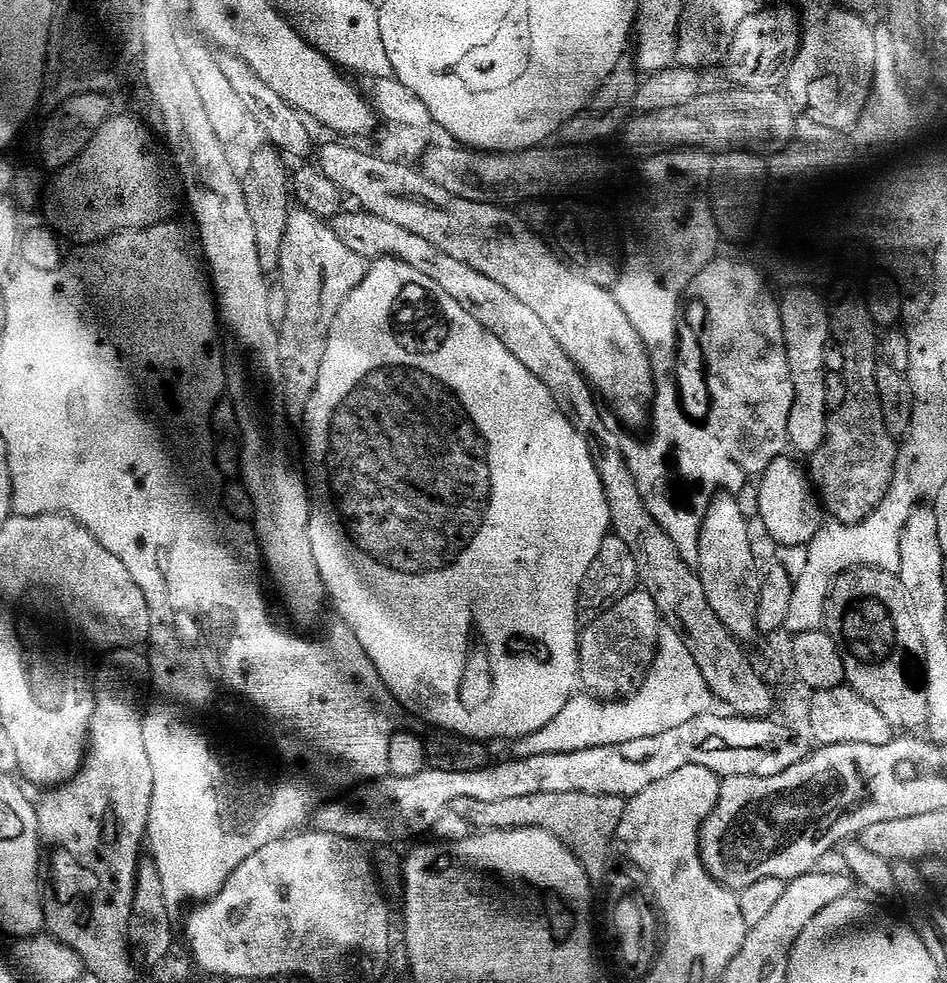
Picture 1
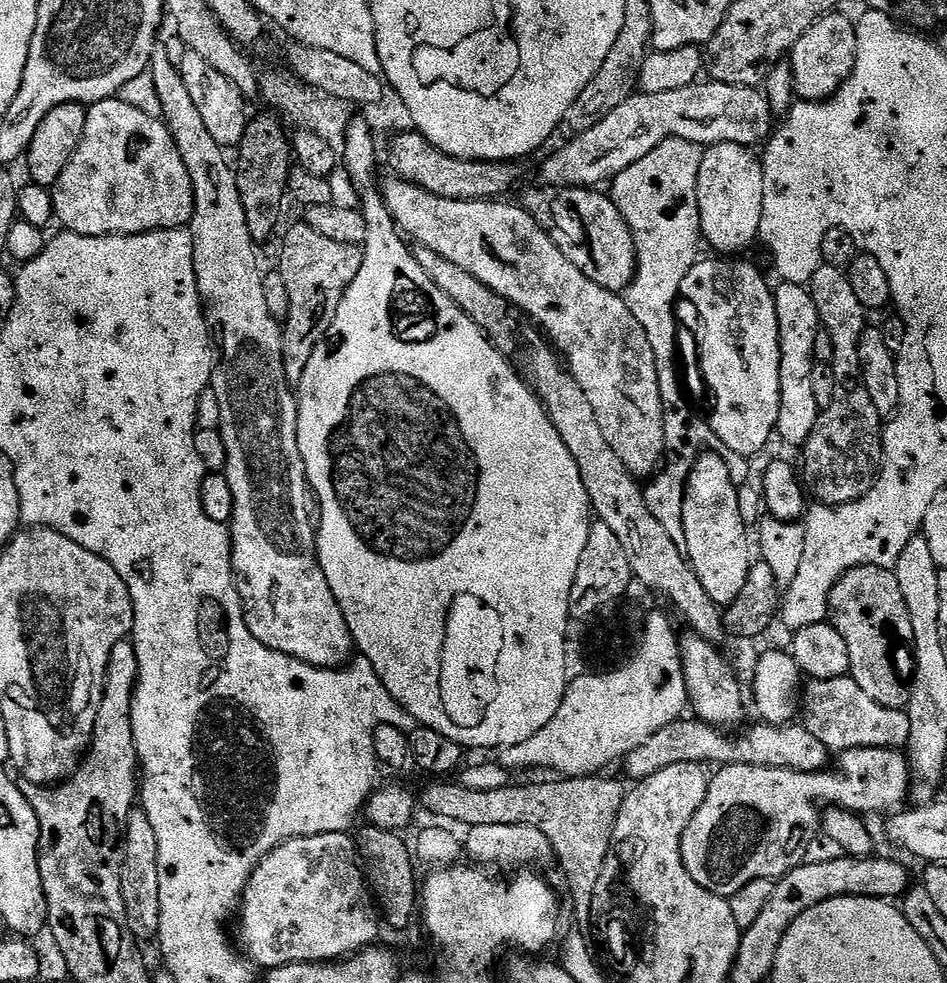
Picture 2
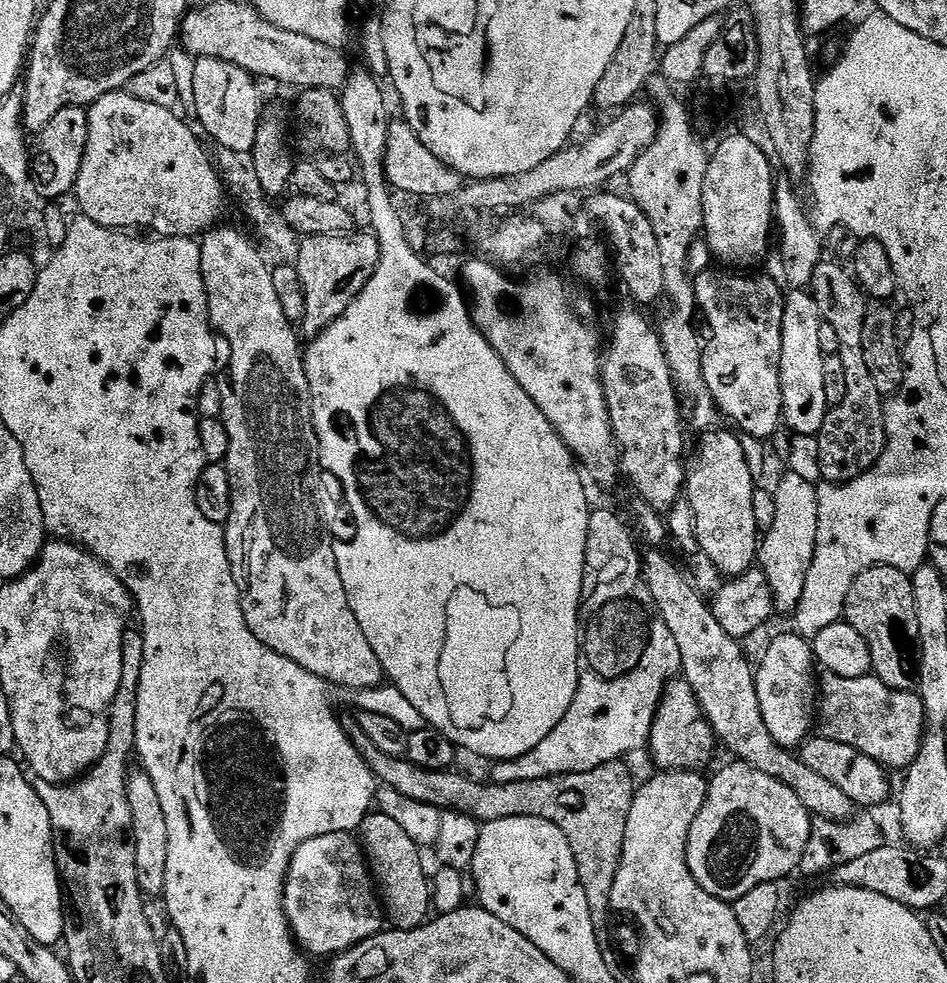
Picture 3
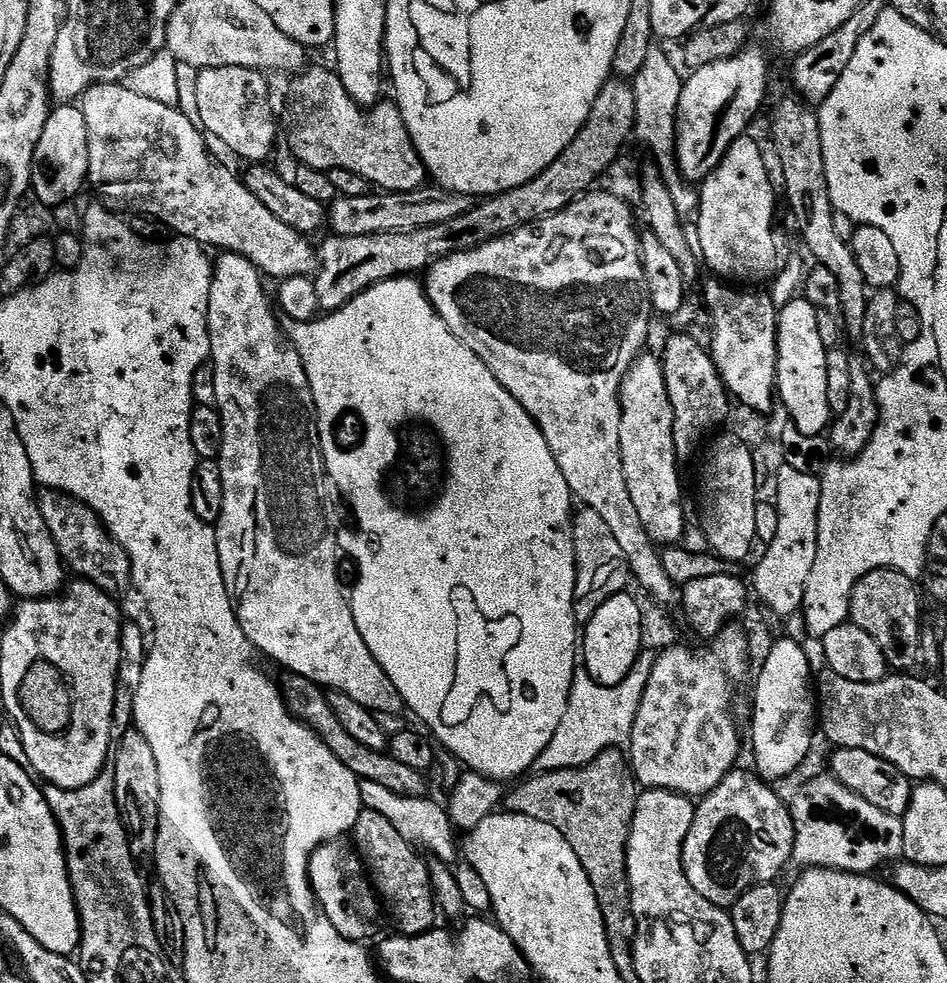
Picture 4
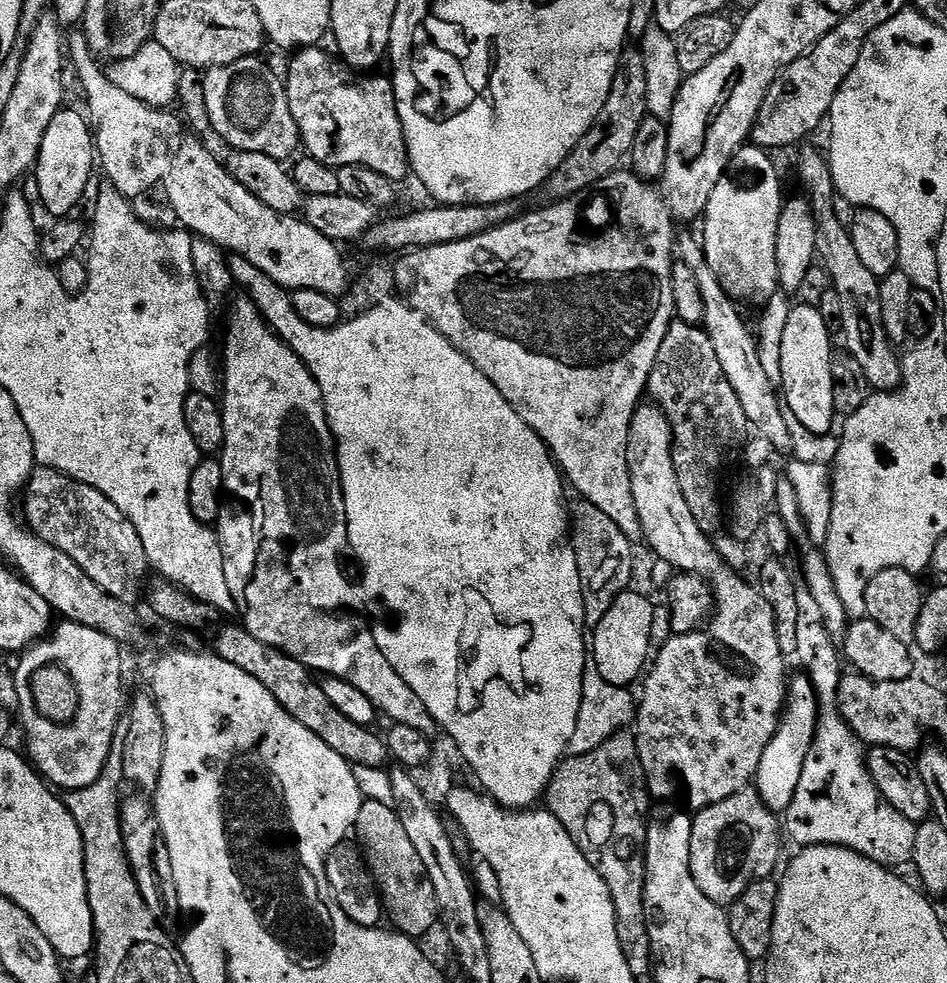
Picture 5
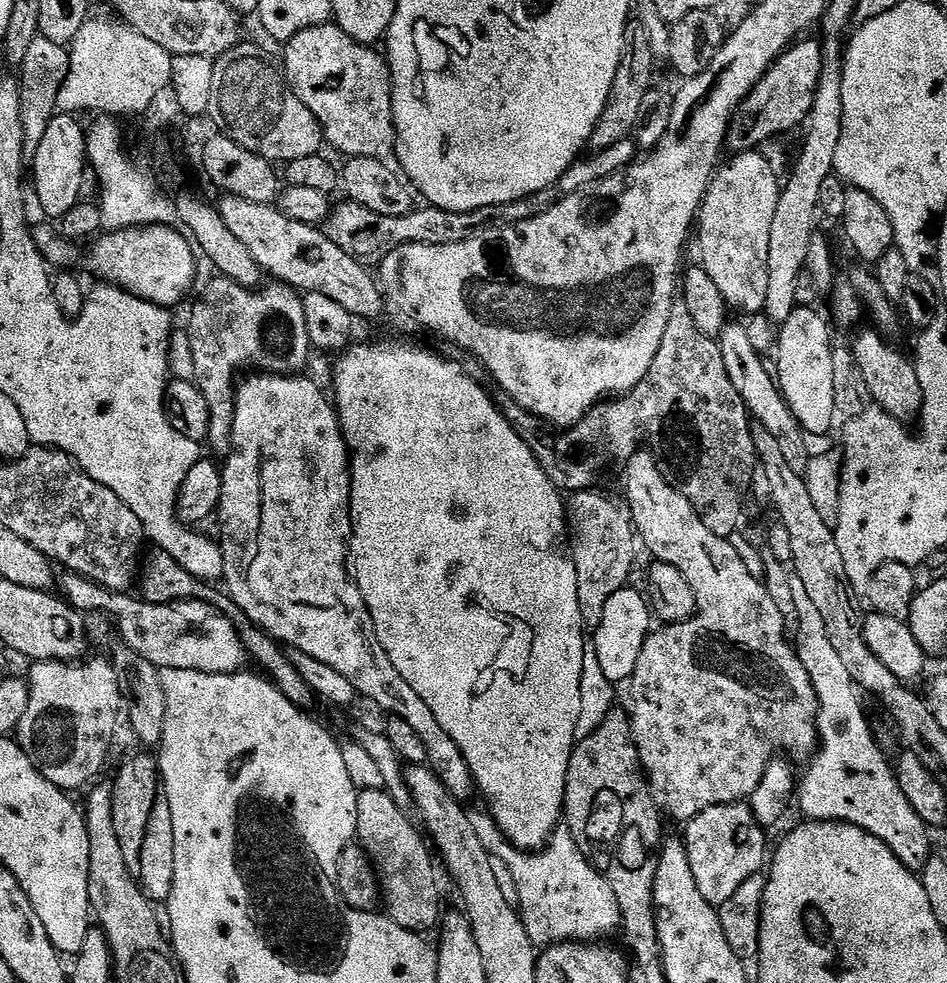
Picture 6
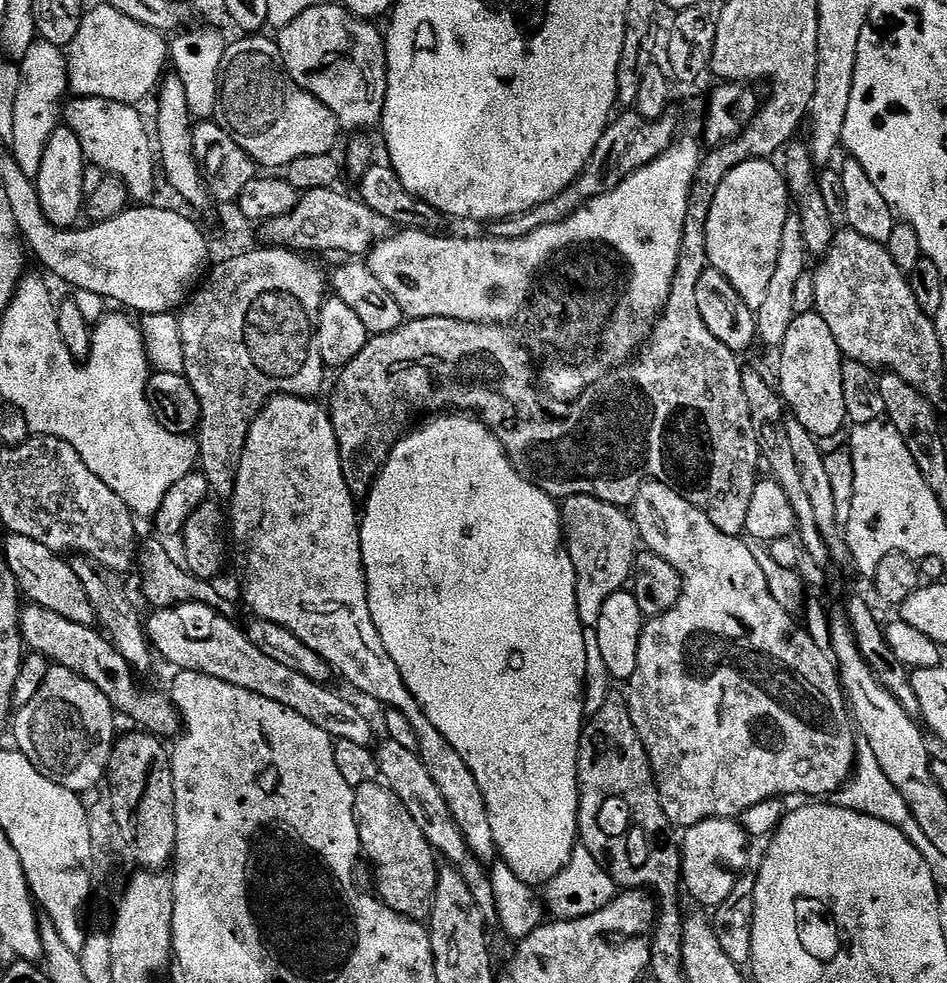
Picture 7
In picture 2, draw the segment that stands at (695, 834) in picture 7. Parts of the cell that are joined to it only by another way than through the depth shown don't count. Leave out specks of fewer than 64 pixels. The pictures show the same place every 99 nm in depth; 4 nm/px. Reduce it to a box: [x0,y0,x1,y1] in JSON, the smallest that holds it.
[684,748,910,898]

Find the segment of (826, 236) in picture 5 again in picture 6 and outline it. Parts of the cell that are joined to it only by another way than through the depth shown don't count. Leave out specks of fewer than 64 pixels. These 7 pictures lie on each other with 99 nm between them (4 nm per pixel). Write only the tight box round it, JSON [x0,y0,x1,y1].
[850,331,924,422]

